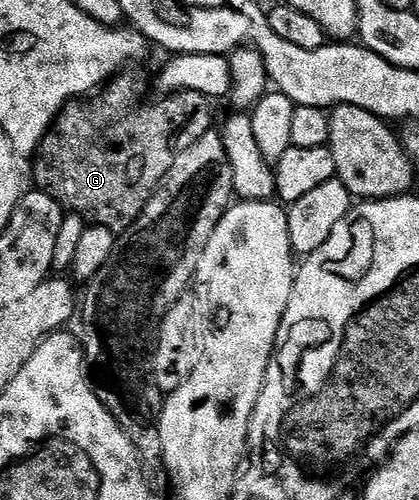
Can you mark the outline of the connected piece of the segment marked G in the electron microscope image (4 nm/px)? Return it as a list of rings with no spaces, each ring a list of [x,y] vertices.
[[[129,72],[118,73],[96,95],[70,101],[41,141],[32,162],[33,177],[40,192],[60,201],[68,212],[79,214],[89,225],[107,227],[118,235],[126,233],[141,218],[147,203],[165,184],[171,167],[175,167],[175,159],[195,147],[214,128],[214,102],[210,98],[182,91],[166,96],[165,105],[141,105],[145,85],[139,74]]]

